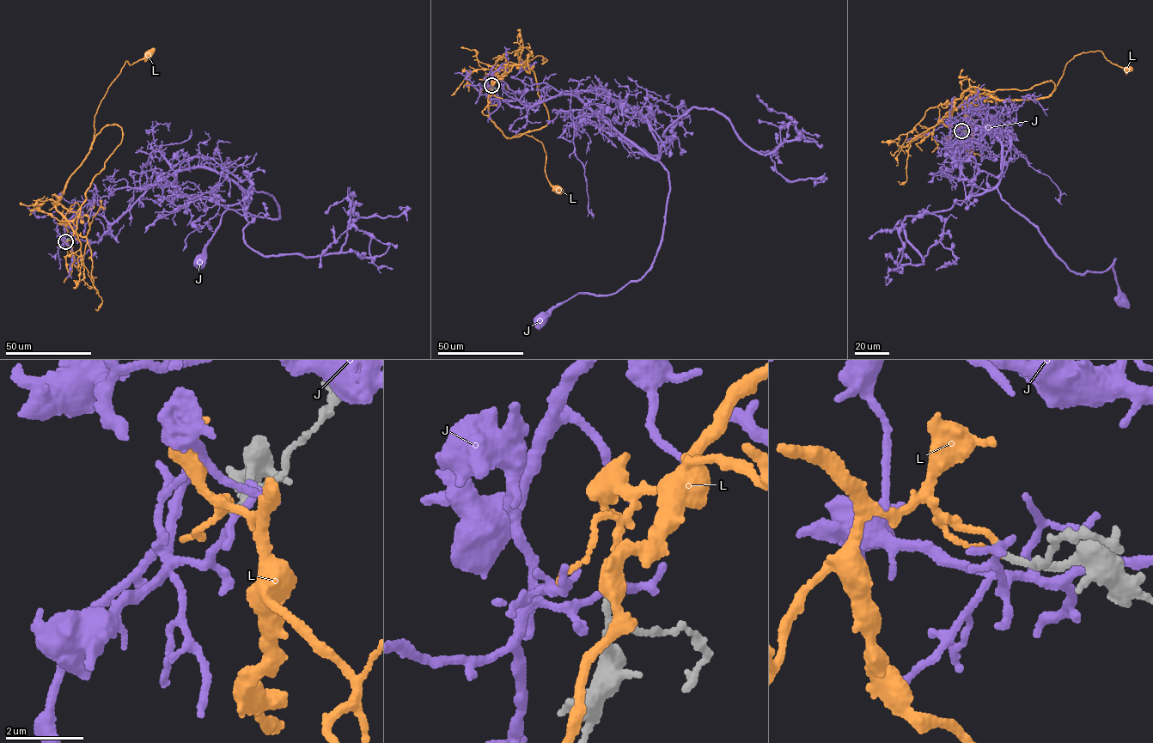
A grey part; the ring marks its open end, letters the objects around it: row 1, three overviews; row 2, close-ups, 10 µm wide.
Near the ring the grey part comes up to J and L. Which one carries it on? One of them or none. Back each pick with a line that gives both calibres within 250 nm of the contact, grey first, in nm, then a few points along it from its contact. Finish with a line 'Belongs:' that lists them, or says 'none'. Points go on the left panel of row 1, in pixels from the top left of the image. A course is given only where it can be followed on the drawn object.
L: Thickness 170 nm (grey) against 140 nm. Its course: (66, 241), (77, 234), (56, 204), (89, 150), (97, 110), (126, 60), (132, 64), (149, 54)
Belongs: L

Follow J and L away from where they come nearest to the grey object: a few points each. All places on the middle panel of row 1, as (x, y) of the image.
J: (491, 86), (490, 100), (523, 108), (578, 97), (668, 178), (649, 270), (613, 293), (579, 292), (540, 319)
L: (491, 86), (513, 66), (487, 78), (489, 116), (505, 137), (522, 133), (542, 143), (545, 177), (558, 189)

